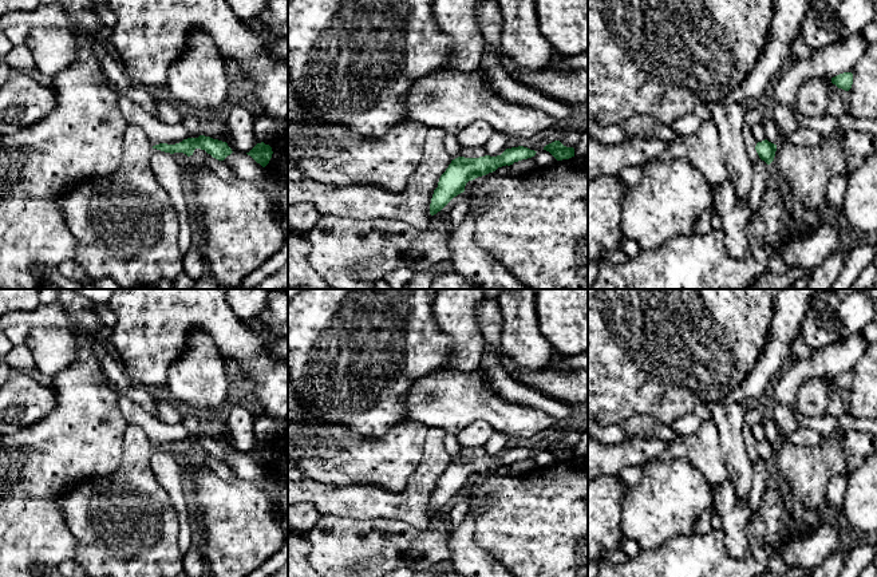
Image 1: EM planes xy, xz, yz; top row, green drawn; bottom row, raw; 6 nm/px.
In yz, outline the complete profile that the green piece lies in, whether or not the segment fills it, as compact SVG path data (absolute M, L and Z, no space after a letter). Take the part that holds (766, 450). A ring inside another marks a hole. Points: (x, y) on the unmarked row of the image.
M767 439L758 442L755 450L762 461L770 465L774 461L777 444L769 442Z

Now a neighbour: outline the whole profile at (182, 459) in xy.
M174 452L173 457L182 469L185 478L191 477L194 465L189 462L189 457L183 452Z

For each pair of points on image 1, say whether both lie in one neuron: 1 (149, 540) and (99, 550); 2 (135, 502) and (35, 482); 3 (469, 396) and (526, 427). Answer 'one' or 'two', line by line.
1: one
2: two
3: one

